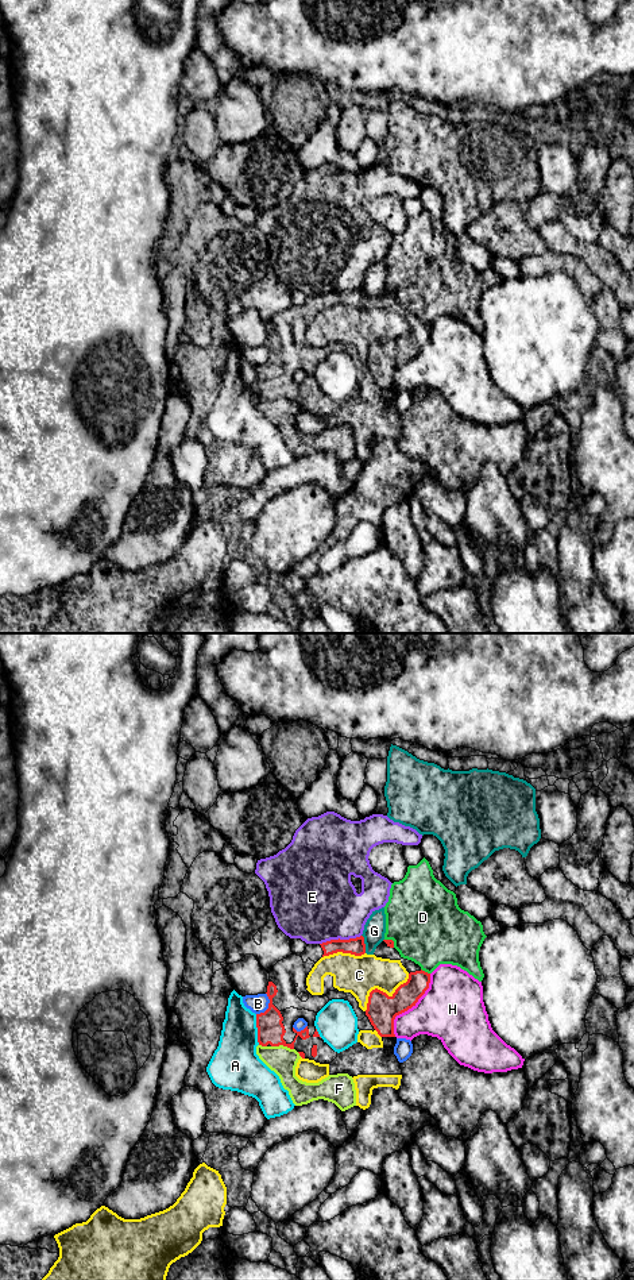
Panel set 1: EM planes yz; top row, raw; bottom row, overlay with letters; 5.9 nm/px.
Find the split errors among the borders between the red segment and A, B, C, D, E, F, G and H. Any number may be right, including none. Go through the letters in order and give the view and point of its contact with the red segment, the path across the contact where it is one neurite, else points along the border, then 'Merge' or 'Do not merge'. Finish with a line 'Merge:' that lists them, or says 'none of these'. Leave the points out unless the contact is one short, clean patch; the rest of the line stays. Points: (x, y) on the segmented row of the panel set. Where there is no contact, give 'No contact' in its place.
A: Touches red at yz (258, 1029). Do not merge
B: Touches red at yz (269, 1006). Do not merge
C: Touches red at yz (382, 991). Do not merge
D: Touches red at yz (424, 971). Do not merge
E: Touches red at yz (339, 939). Do not merge
F: Touches red at yz (282, 1044). Do not merge
G: Touches red at yz (364, 944). Do not merge
H: Touches red at yz (410, 1007). Do not merge
Merge: none of these

